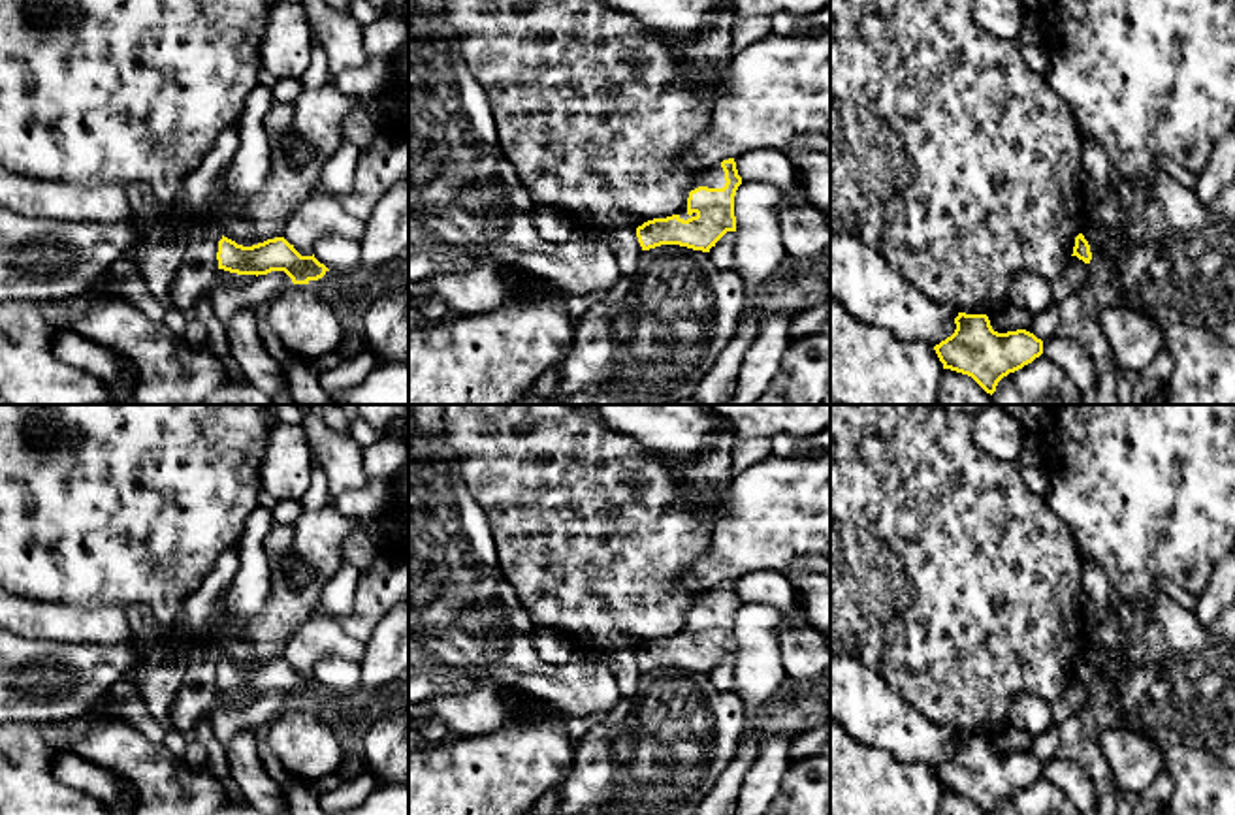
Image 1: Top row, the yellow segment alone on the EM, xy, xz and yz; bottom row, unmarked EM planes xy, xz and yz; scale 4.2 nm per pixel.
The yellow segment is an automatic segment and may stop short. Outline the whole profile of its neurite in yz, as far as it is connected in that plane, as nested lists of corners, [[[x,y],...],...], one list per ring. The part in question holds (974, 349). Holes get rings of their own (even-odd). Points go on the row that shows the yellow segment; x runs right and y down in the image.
[[[958,312],[956,329],[934,346],[943,369],[971,376],[986,393],[1043,354],[1043,341],[1026,329],[998,333],[986,314]]]

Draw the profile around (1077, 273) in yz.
[[[1084,222],[1081,233],[1090,245],[1092,260],[1084,264],[1077,256],[1069,258],[1066,271],[1052,282],[1056,301],[1066,299],[1069,294],[1079,294],[1081,288],[1090,284],[1092,269],[1105,256],[1107,243],[1118,239],[1124,228],[1107,232],[1096,222]]]

